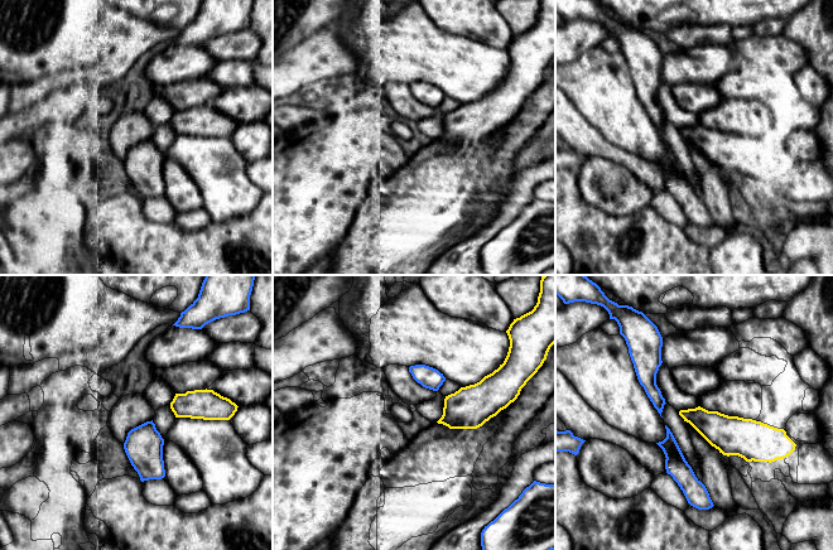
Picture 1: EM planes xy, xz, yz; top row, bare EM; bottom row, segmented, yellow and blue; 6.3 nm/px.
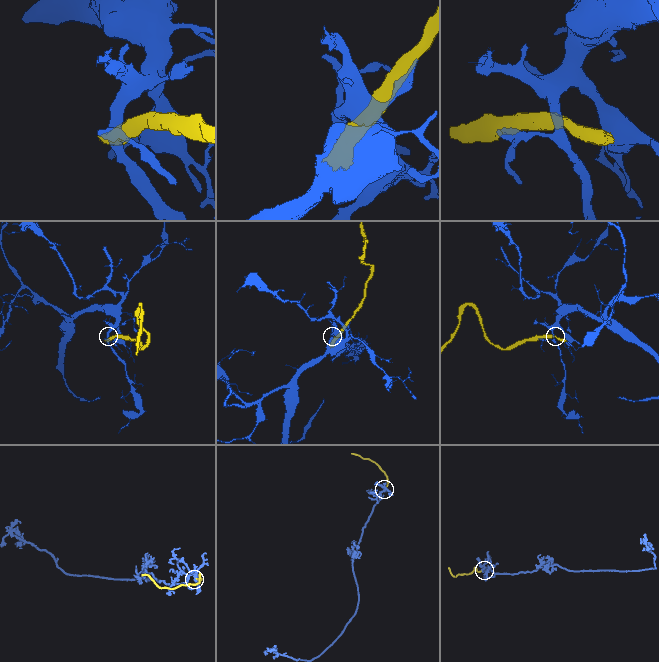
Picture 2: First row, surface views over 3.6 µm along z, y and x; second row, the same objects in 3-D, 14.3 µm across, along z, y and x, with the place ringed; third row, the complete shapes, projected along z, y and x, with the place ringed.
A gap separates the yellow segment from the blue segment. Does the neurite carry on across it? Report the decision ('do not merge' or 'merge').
do not merge

